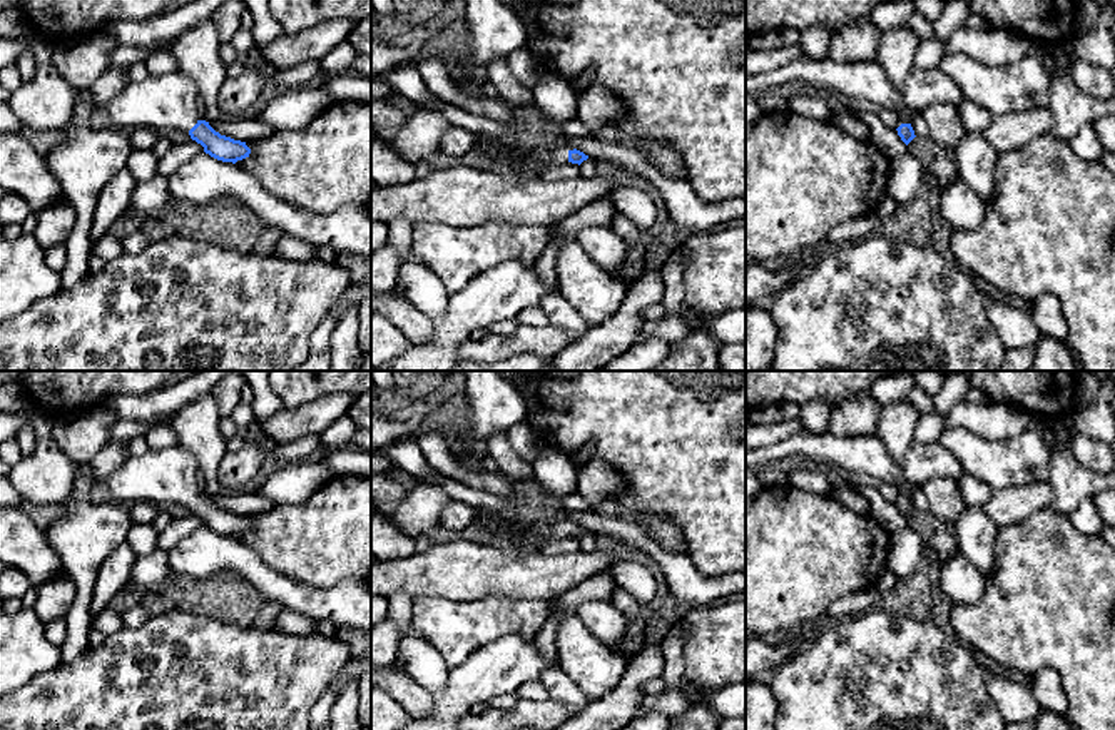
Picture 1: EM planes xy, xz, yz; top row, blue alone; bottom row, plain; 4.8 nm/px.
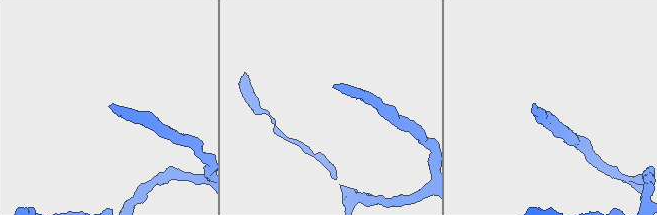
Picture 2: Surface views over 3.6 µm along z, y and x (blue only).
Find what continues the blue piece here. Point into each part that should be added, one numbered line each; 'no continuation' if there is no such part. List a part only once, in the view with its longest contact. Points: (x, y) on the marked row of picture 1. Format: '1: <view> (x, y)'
1: xy (169, 101)

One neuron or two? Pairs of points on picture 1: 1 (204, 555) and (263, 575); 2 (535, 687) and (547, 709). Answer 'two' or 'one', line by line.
1: one
2: two

